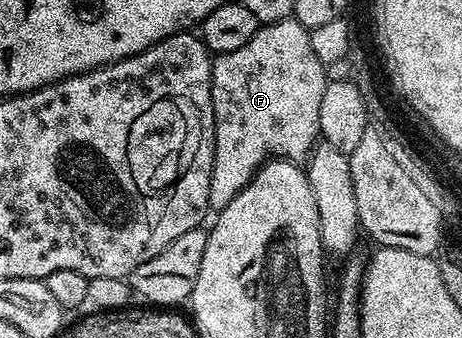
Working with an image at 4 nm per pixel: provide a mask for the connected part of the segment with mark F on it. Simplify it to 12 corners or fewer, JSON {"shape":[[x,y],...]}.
{"shape":[[295,19],[213,60],[208,200],[320,137],[325,66]]}

